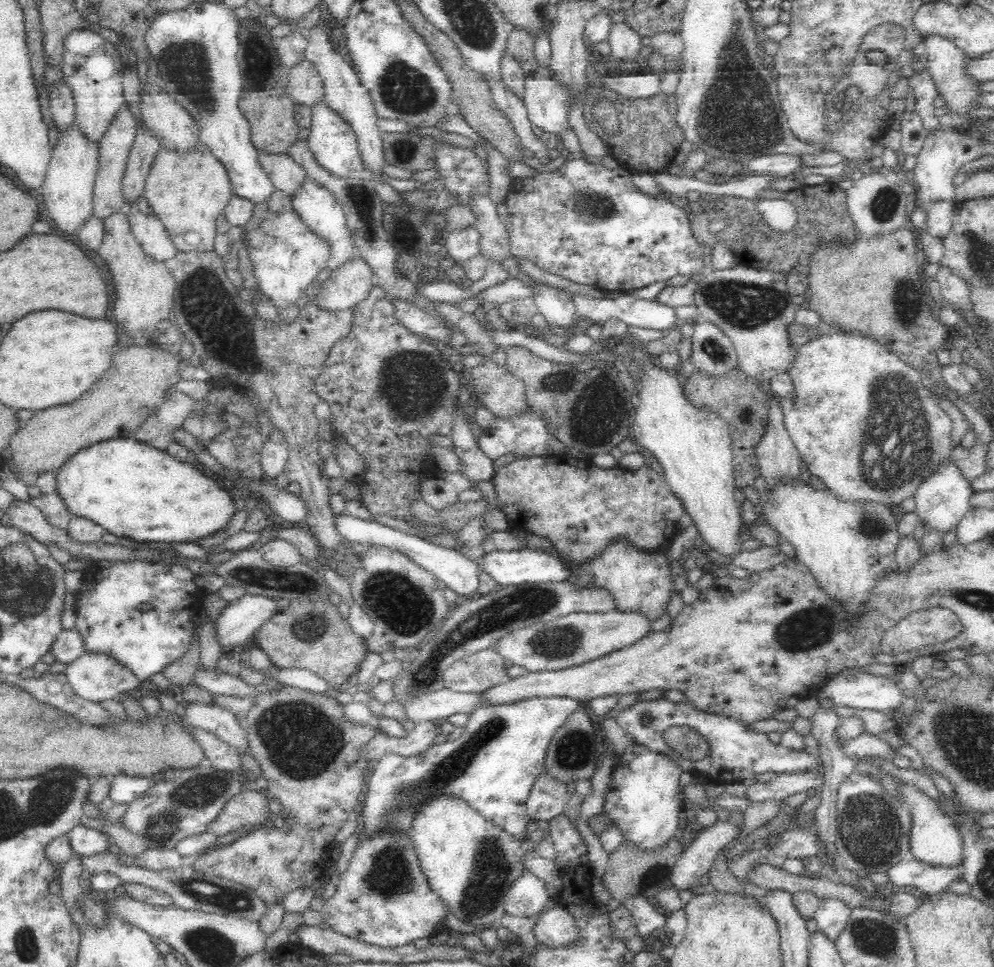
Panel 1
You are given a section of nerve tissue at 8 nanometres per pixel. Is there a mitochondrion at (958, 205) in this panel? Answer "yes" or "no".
no

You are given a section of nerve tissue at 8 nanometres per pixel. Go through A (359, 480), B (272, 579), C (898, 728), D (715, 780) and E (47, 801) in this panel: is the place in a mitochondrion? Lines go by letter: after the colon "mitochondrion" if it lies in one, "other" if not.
A: other
B: mitochondrion
C: other
D: other
E: mitochondrion

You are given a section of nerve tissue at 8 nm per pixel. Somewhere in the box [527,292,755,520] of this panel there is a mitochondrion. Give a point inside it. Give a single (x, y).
(711, 346)

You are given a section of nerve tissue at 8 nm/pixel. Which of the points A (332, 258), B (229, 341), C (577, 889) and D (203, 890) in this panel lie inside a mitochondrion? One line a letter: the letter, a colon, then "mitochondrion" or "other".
A: other
B: mitochondrion
C: other
D: mitochondrion

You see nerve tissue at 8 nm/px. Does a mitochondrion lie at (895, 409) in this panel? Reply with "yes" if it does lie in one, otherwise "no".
yes

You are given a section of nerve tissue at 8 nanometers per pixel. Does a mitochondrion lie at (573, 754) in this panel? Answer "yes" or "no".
yes

